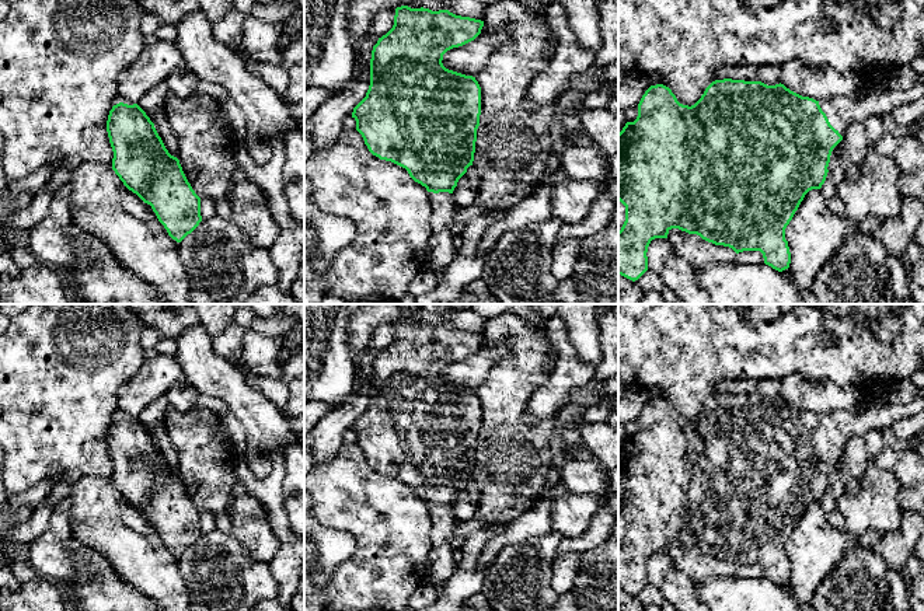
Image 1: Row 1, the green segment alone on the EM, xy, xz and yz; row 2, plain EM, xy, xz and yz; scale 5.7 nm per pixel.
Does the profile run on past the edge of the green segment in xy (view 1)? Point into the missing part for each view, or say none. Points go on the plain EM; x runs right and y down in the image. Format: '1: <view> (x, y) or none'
1: xy (118, 412)

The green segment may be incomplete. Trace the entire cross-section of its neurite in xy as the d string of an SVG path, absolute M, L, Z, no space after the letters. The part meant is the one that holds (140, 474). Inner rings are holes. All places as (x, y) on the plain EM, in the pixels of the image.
M116 409L107 434L107 446L114 465L112 483L123 499L150 519L168 549L181 556L202 535L201 512L188 496L179 474L168 467L154 437L146 426Z

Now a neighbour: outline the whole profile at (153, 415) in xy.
M160 397L157 401L146 406L137 419L146 426L146 429L154 437L154 441L168 467L178 472L178 455L171 444L171 440L164 426L164 418L168 408L170 404L167 397Z

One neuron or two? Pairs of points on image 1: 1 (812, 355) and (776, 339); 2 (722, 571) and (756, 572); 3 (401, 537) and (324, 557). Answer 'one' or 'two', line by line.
1: one
2: two
3: two

